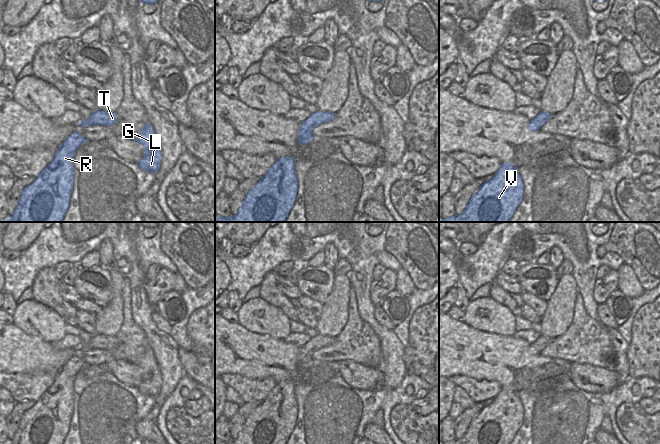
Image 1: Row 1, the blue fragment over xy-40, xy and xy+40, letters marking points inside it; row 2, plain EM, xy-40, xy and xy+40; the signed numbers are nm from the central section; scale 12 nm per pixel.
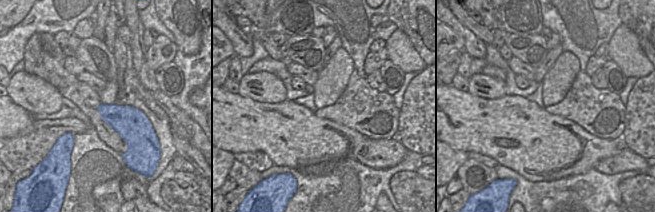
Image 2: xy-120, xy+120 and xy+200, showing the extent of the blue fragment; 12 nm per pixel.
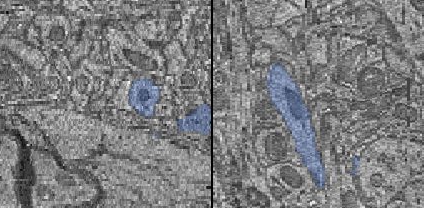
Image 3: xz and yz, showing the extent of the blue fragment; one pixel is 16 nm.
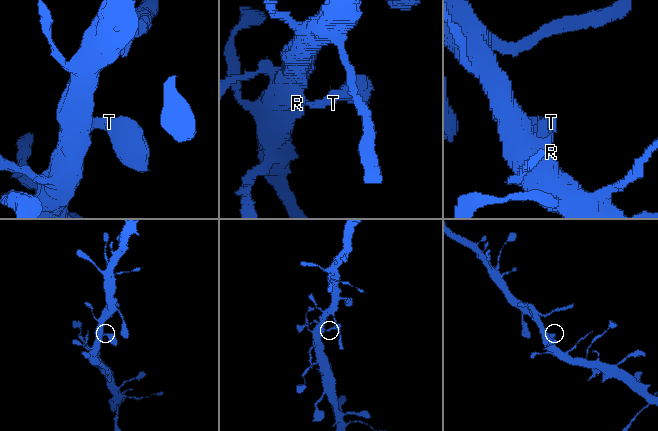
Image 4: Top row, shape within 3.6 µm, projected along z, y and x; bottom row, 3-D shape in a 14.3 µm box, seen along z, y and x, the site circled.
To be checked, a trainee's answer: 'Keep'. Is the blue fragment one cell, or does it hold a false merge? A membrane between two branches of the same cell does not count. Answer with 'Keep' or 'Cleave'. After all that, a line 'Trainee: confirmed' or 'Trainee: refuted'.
Keep.
Trainee: confirmed

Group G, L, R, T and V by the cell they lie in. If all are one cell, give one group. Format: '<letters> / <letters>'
G L R T V

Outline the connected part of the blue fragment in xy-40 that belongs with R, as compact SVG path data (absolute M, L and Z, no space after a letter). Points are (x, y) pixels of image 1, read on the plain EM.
M72 356L52 386L22 414L17 432L7 444L63 444L73 414L74 378L87 366L80 357Z

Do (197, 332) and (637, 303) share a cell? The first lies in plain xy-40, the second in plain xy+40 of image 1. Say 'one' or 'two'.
two

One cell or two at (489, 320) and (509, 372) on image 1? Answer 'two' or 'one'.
two

